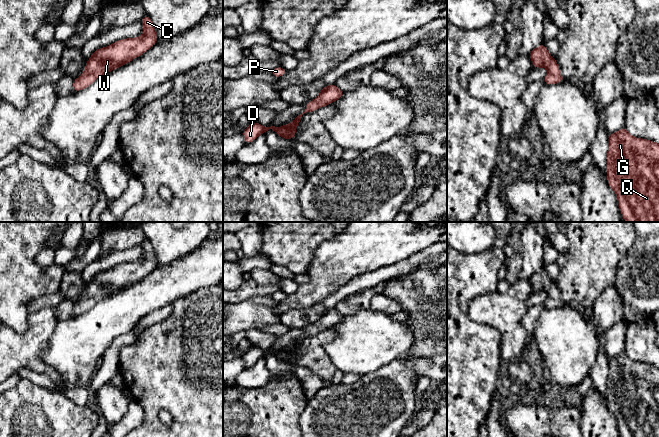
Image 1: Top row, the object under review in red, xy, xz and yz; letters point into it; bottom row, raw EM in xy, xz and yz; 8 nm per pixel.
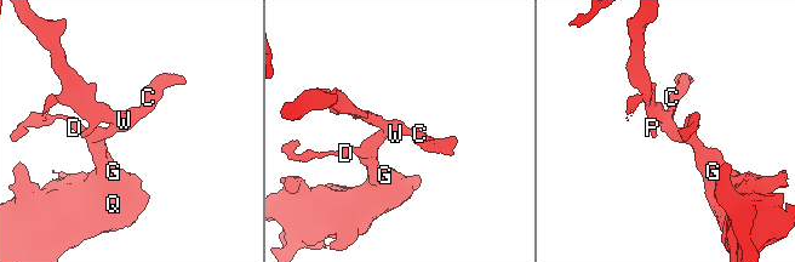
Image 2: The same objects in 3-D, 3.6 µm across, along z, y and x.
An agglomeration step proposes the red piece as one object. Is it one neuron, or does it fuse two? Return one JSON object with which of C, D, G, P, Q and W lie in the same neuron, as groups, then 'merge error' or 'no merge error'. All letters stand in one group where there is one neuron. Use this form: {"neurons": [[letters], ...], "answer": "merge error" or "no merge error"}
{"neurons": [["C", "D", "G", "P", "Q", "W"]], "answer": "no merge error"}

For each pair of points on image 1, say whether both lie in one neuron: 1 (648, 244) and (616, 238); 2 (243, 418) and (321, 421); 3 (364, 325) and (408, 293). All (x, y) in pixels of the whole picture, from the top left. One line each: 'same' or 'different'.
1: different
2: different
3: different

